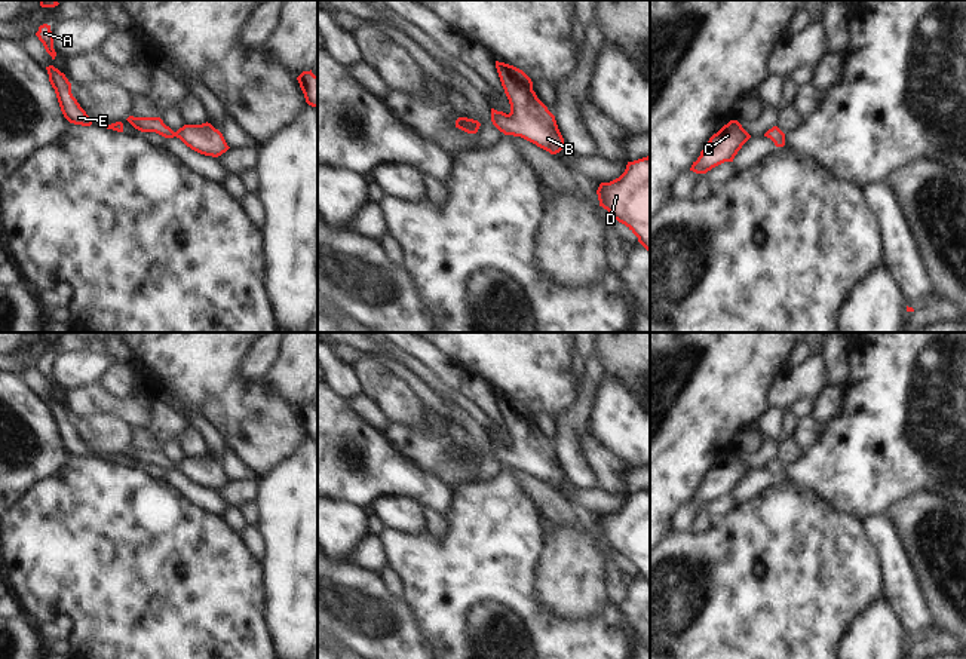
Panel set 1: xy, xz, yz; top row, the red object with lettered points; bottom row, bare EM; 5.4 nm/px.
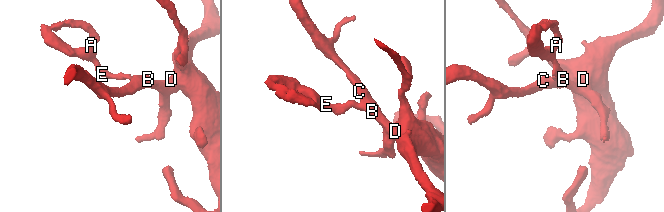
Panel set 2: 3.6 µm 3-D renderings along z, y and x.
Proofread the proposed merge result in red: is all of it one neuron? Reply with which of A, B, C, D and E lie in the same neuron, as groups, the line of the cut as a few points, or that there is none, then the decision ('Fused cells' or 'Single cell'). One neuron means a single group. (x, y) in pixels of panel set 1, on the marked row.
Groups: A B C D E. No split. Single cell

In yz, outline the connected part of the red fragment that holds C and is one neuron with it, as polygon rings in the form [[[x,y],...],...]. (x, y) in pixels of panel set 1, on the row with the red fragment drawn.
[[[730,120],[703,145],[700,156],[693,162],[690,171],[706,174],[724,162],[733,162],[737,151],[749,138],[751,135],[737,120]]]

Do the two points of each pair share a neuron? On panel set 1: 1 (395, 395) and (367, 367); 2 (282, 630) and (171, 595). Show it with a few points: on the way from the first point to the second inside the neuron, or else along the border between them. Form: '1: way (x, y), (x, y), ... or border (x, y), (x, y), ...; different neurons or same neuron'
1: way (388, 388), (374, 374); same neuron
2: border (263, 591), (263, 621), (273, 643); different neurons

